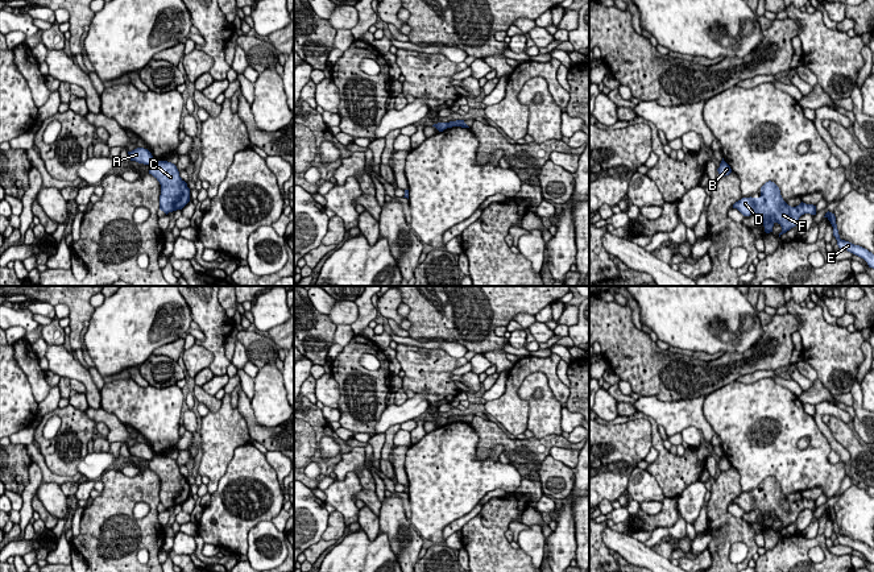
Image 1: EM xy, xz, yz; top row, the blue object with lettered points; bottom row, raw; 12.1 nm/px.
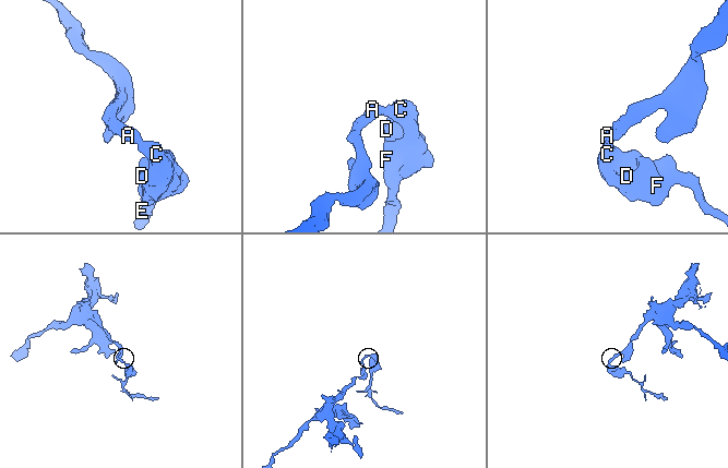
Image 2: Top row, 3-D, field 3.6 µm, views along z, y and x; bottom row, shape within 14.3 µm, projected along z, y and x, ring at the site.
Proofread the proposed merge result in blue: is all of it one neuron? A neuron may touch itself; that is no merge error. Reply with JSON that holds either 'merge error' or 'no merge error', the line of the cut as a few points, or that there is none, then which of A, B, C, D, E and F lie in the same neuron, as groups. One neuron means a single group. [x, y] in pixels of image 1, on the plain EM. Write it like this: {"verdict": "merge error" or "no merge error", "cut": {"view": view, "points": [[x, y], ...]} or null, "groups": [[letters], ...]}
{"verdict": "merge error", "cut": {"view": "xy", "points": [[154, 456], [150, 460]]}, "groups": [["A"], ["B", "C", "D", "E", "F"]]}

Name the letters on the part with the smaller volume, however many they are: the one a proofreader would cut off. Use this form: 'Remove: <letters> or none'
Remove: B, C, D, E, F

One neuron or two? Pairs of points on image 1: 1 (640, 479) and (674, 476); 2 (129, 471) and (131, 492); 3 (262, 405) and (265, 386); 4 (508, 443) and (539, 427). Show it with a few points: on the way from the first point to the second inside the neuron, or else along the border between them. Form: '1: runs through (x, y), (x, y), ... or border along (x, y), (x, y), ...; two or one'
1: border along (645, 469), (654, 477), (665, 496); two
2: border along (120, 471), (128, 476), (135, 476), (140, 472); two
3: runs through (265, 401), (265, 390); one
4: border along (560, 434), (534, 438); two

